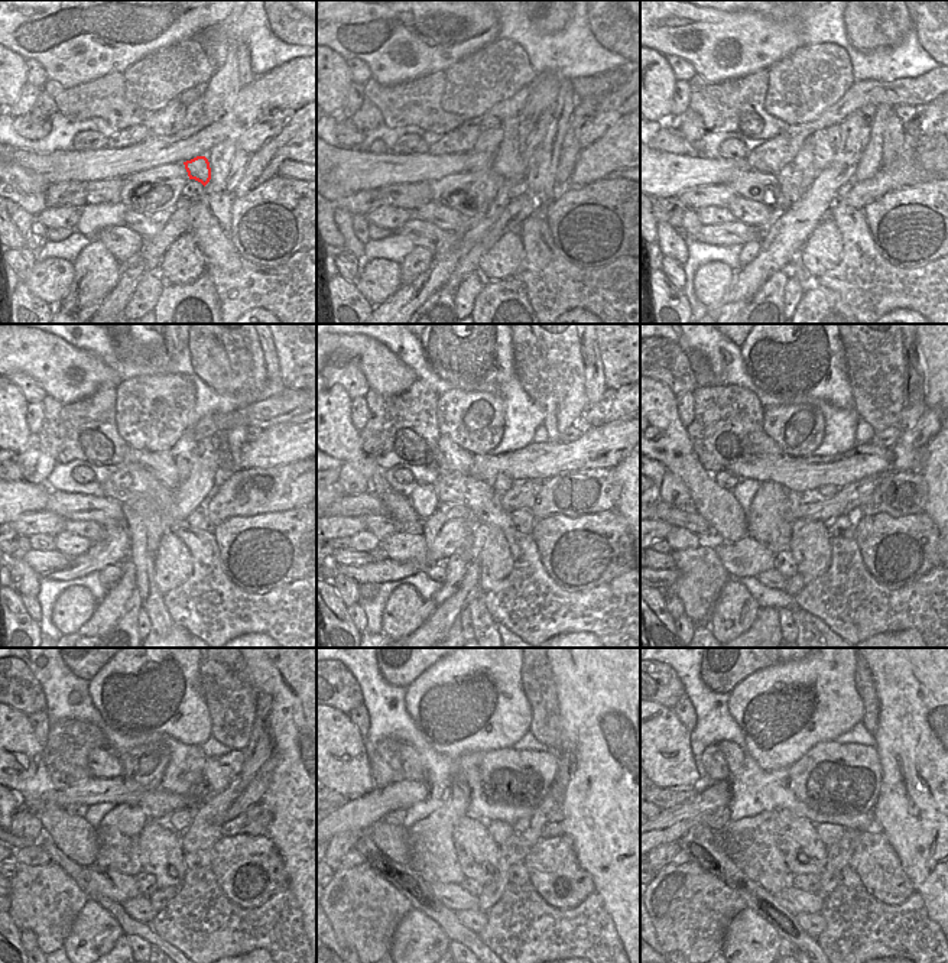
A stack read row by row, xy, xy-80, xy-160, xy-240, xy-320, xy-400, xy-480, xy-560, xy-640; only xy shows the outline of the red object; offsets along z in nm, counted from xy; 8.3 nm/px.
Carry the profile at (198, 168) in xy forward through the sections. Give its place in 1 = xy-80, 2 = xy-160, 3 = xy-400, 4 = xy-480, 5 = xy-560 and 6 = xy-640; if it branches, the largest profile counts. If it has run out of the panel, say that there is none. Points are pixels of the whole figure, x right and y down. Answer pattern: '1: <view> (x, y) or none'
1: xy-80 (507, 162)
2: xy-160 (822, 151)
3: xy-400 (760, 443)
4: xy-480 (103, 764)
5: xy-560 (412, 765)
6: xy-640 (733, 755)

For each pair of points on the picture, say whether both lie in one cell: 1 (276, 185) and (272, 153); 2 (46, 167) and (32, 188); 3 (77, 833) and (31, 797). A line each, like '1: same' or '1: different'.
1: different
2: different
3: same

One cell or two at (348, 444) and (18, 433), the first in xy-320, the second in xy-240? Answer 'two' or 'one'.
one

